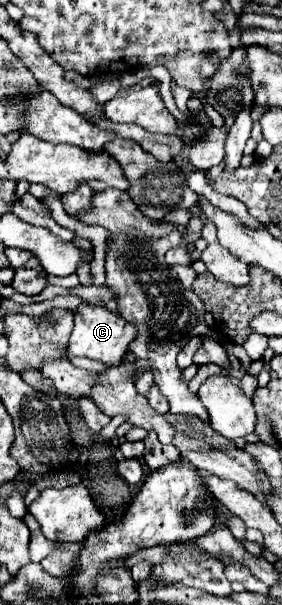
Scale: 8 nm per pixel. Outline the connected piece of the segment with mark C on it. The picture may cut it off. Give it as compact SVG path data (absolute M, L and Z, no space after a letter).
M82 302L74 312L74 330L70 334L68 352L72 356L86 356L86 358L116 366L122 362L122 356L126 354L128 344L134 340L134 336L136 336L136 326L132 322L126 322L122 316L110 312L106 304L94 306L94 304Z

